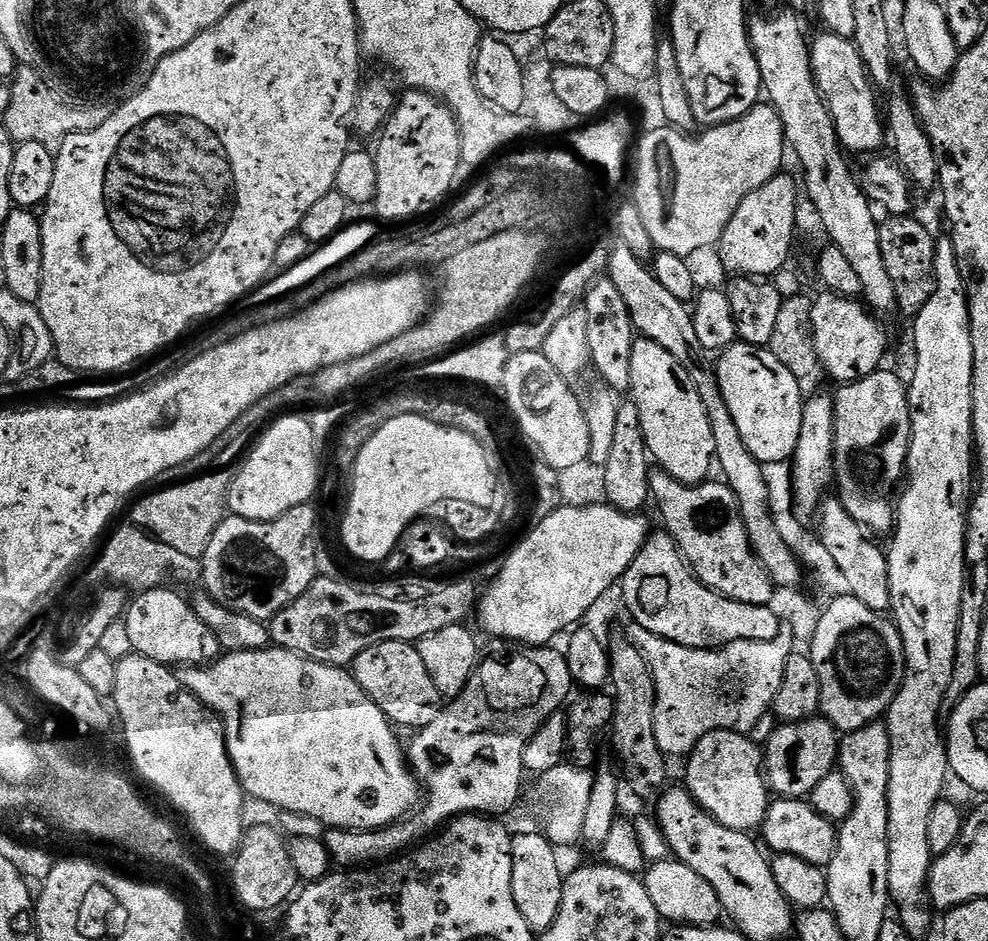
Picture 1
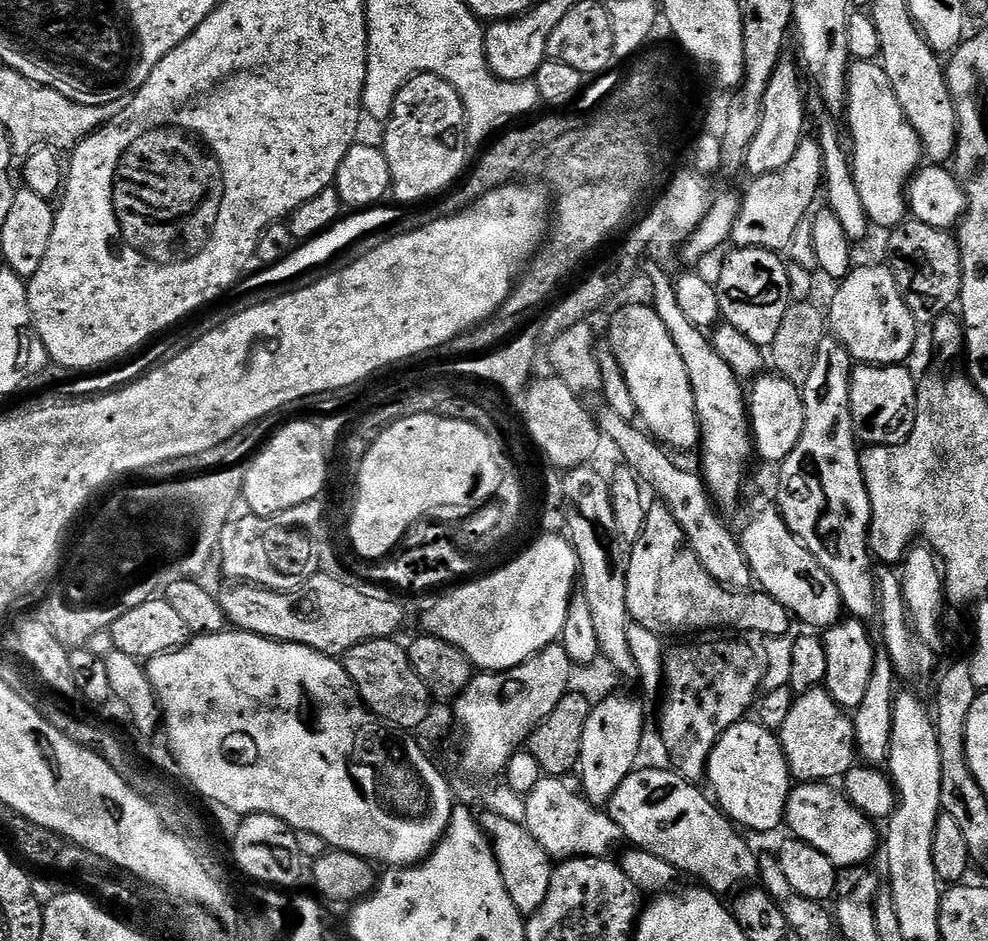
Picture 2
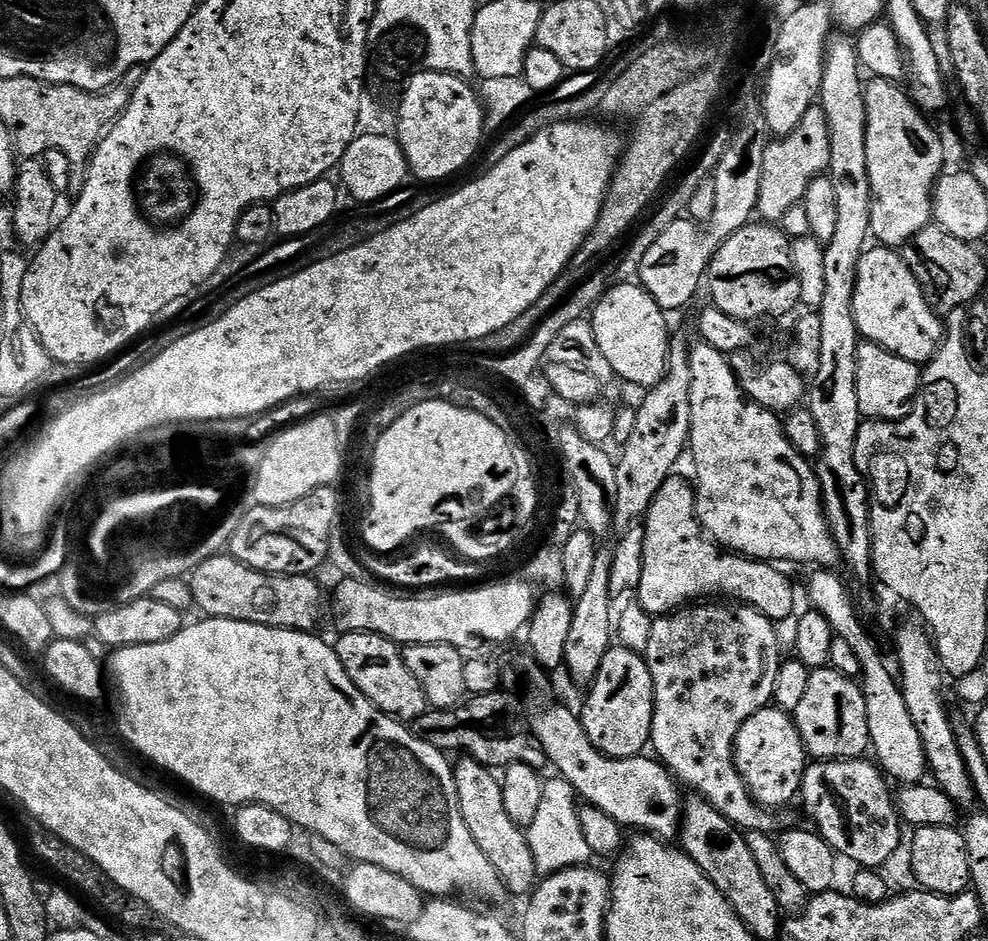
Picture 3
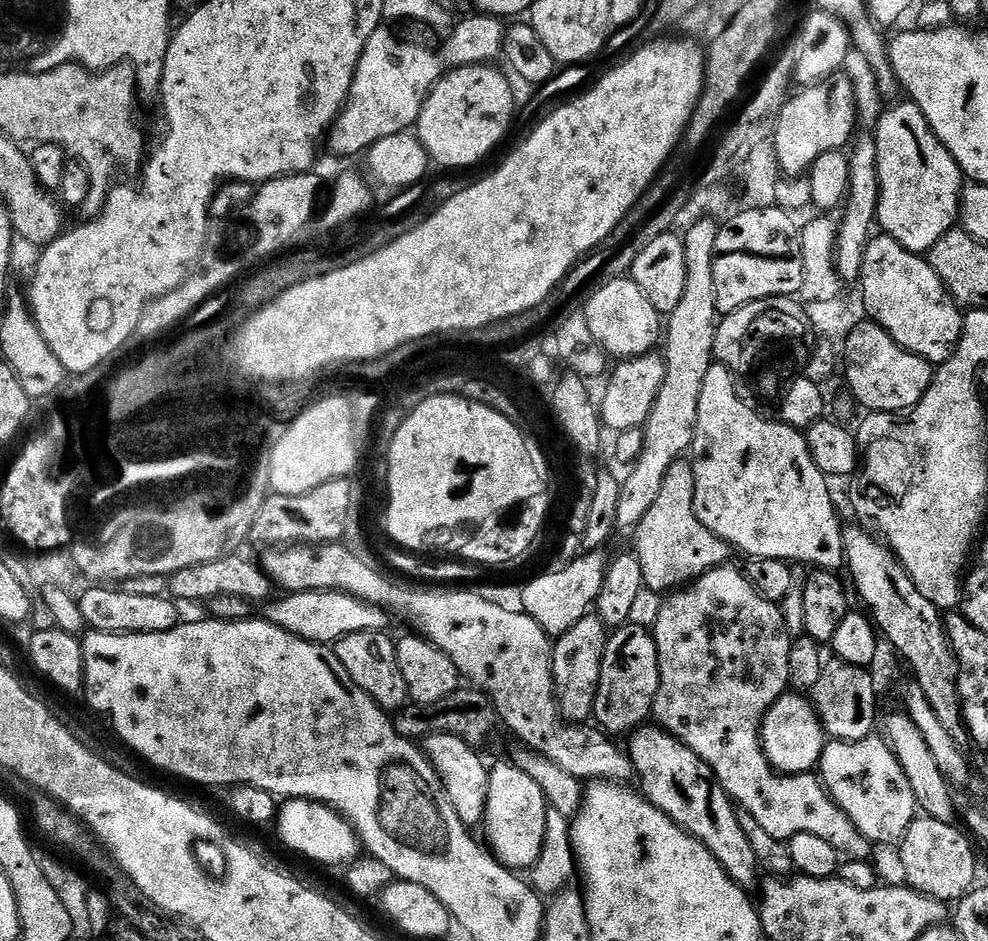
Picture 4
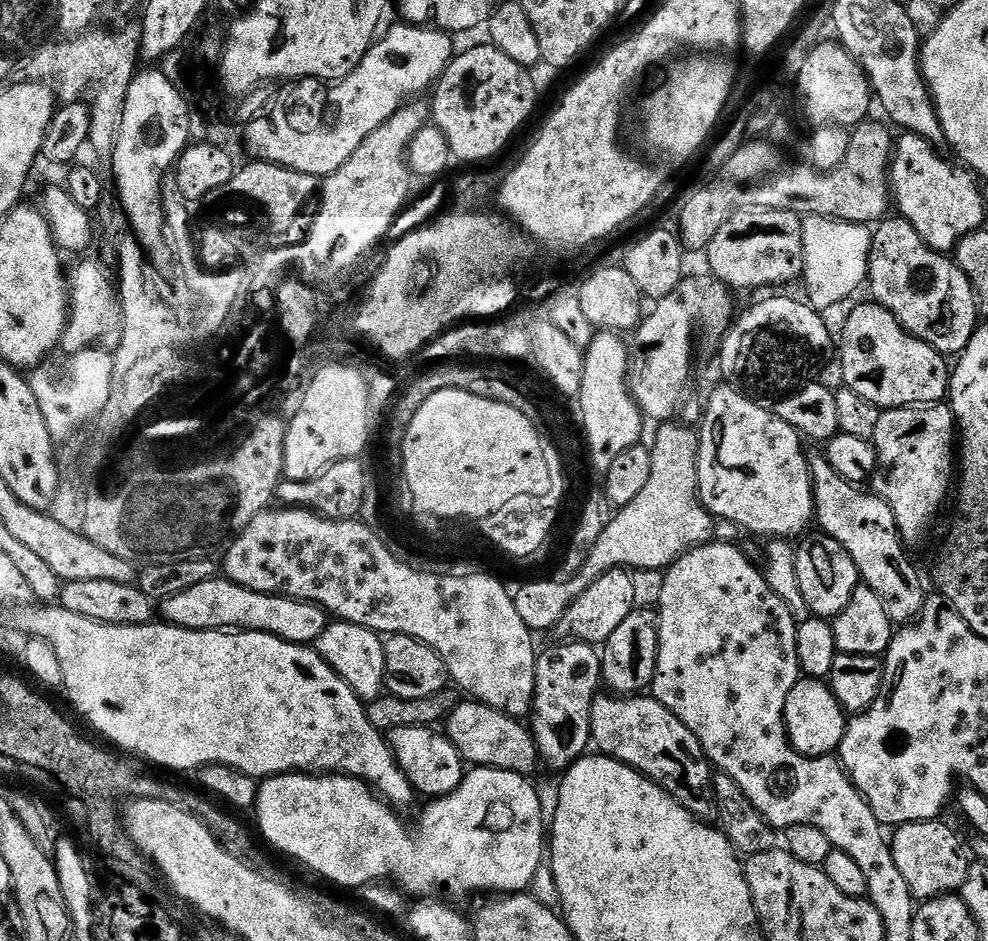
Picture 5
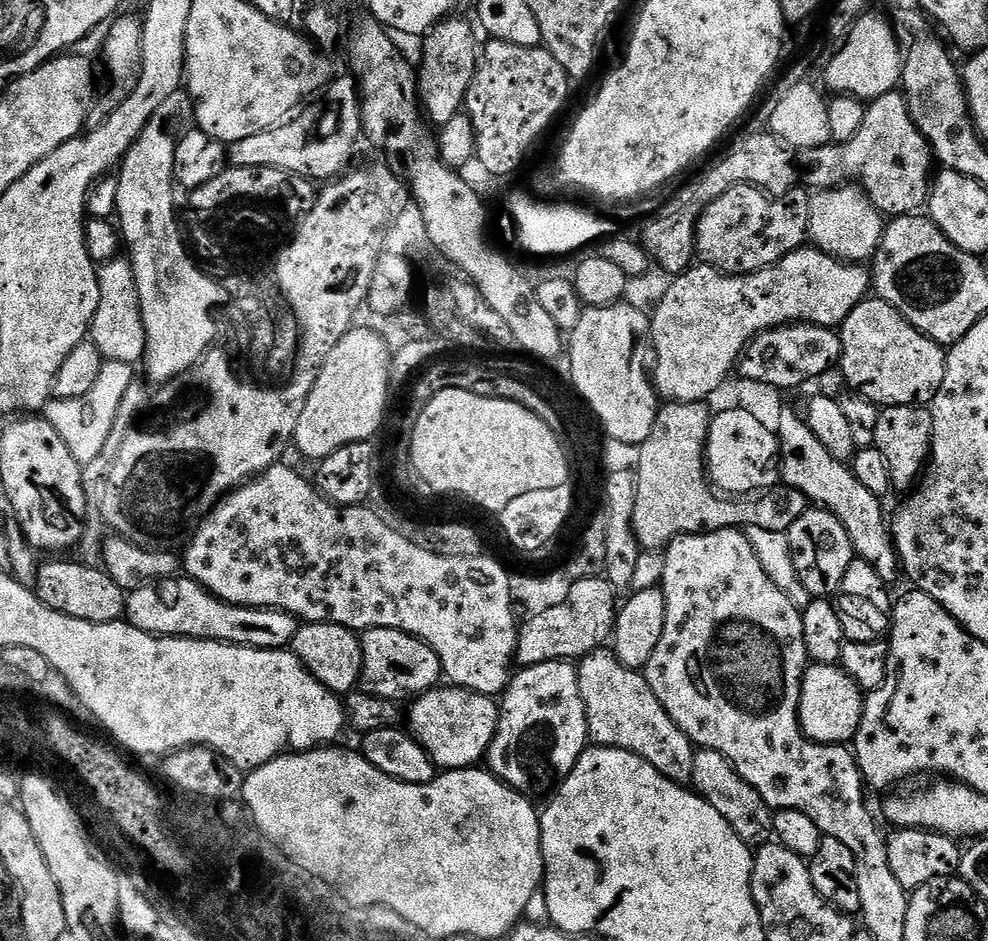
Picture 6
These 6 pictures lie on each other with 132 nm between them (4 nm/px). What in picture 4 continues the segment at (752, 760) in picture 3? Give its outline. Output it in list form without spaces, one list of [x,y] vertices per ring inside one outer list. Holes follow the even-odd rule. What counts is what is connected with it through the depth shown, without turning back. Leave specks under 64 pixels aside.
[[[803,695],[780,696],[778,702],[774,702],[774,706],[770,706],[770,710],[764,715],[760,727],[760,745],[764,748],[764,756],[777,773],[786,776],[811,773],[819,765],[825,743],[826,733],[816,715],[816,705]]]

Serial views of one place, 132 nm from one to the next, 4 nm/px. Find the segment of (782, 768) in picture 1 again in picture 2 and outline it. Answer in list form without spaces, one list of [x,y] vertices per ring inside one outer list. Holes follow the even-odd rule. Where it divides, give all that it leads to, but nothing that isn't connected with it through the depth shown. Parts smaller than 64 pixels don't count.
[[[823,688],[797,695],[786,722],[779,728],[780,744],[796,782],[836,782],[857,763],[853,717]]]

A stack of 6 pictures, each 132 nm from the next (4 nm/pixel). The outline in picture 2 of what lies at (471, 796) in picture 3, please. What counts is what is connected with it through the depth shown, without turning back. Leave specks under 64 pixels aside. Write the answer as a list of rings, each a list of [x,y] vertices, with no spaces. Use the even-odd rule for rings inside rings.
[[[493,814],[486,816],[482,820],[484,830],[494,841],[502,878],[506,882],[506,890],[510,894],[514,906],[522,914],[538,911],[542,902],[546,902],[554,871],[554,864],[547,850],[540,845],[539,840],[531,835],[524,824],[508,821],[504,817]]]

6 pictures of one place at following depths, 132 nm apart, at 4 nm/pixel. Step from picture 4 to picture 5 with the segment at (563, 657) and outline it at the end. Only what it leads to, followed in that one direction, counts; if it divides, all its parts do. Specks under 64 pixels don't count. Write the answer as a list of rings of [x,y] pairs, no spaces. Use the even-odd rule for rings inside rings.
[[[560,642],[536,662],[536,692],[532,695],[530,733],[541,761],[571,765],[589,751],[590,710],[602,688],[602,656],[591,644]]]

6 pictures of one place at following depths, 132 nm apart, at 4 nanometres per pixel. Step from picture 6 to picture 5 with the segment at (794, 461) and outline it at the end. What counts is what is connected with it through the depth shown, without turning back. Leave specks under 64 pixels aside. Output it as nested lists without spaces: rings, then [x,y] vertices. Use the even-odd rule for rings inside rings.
[[[809,455],[808,469],[812,475],[812,497],[816,503],[814,520],[817,525],[820,523],[819,531],[834,538],[834,542],[842,542],[846,554],[854,558],[863,587],[878,594],[882,610],[886,610],[893,625],[903,626],[915,621],[924,608],[926,591],[908,557],[909,549],[900,539],[900,531],[894,522],[894,510],[890,510],[882,497],[846,482],[846,478],[830,466],[827,455]]]

